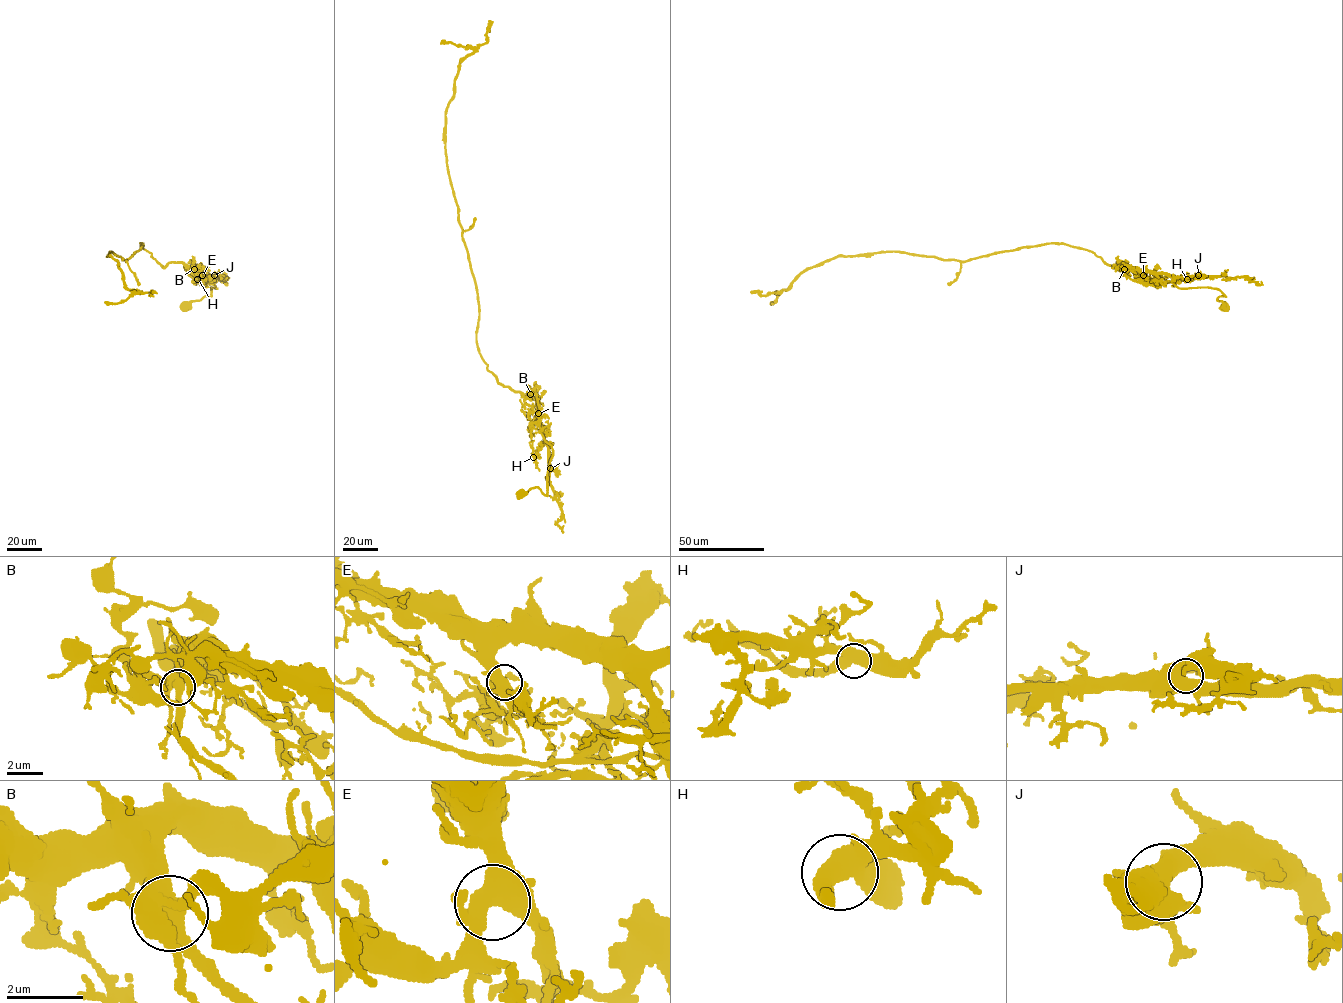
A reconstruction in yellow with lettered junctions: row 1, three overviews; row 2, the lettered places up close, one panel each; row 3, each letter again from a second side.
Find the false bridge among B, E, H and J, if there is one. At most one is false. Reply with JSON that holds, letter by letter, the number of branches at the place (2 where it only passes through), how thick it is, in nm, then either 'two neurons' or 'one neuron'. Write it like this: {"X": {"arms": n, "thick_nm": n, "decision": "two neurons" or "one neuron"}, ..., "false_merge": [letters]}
{"B": {"arms": 3, "thick_nm": 420, "decision": "one neuron"}, "E": {"arms": 3, "thick_nm": 440, "decision": "one neuron"}, "H": {"arms": 3, "thick_nm": 500, "decision": "one neuron"}, "J": {"arms": 3, "thick_nm": 550, "decision": "one neuron"}, "false_merge": []}

